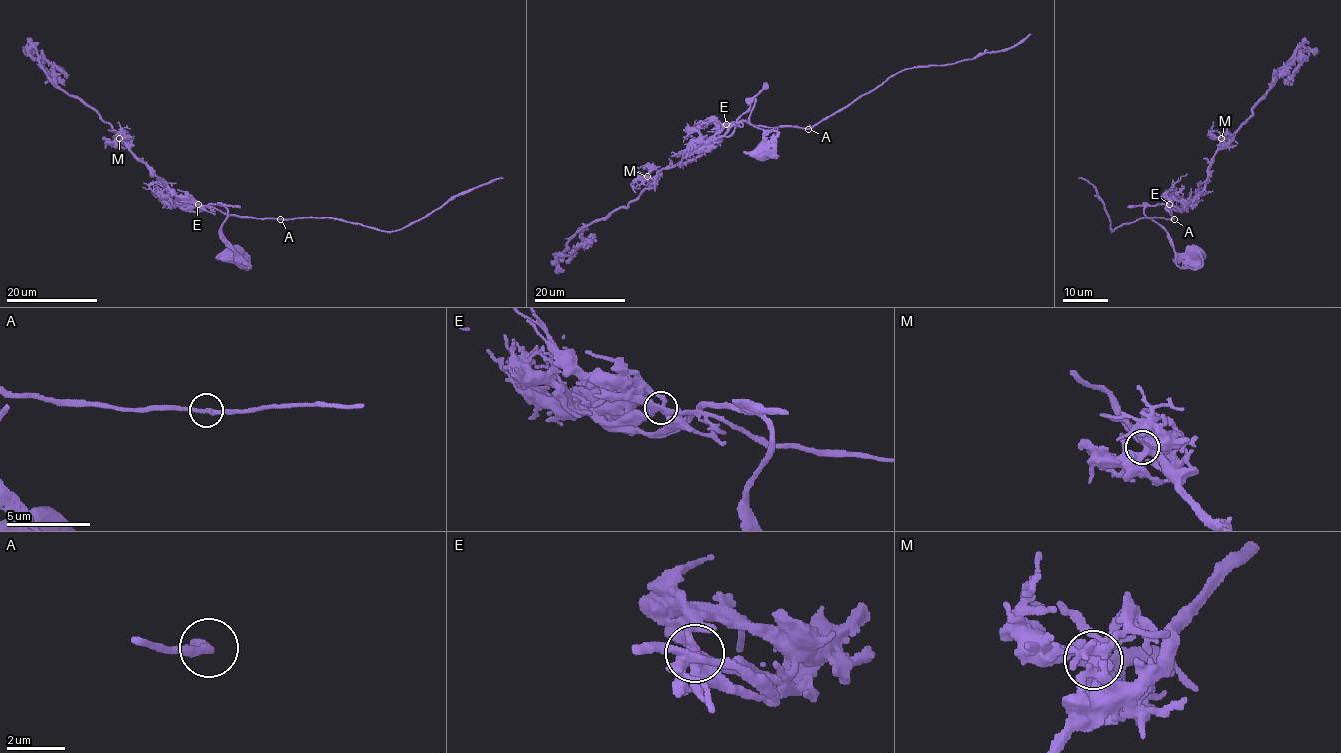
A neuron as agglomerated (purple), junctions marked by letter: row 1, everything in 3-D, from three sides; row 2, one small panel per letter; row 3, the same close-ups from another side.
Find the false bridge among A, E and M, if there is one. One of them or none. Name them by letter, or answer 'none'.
E

